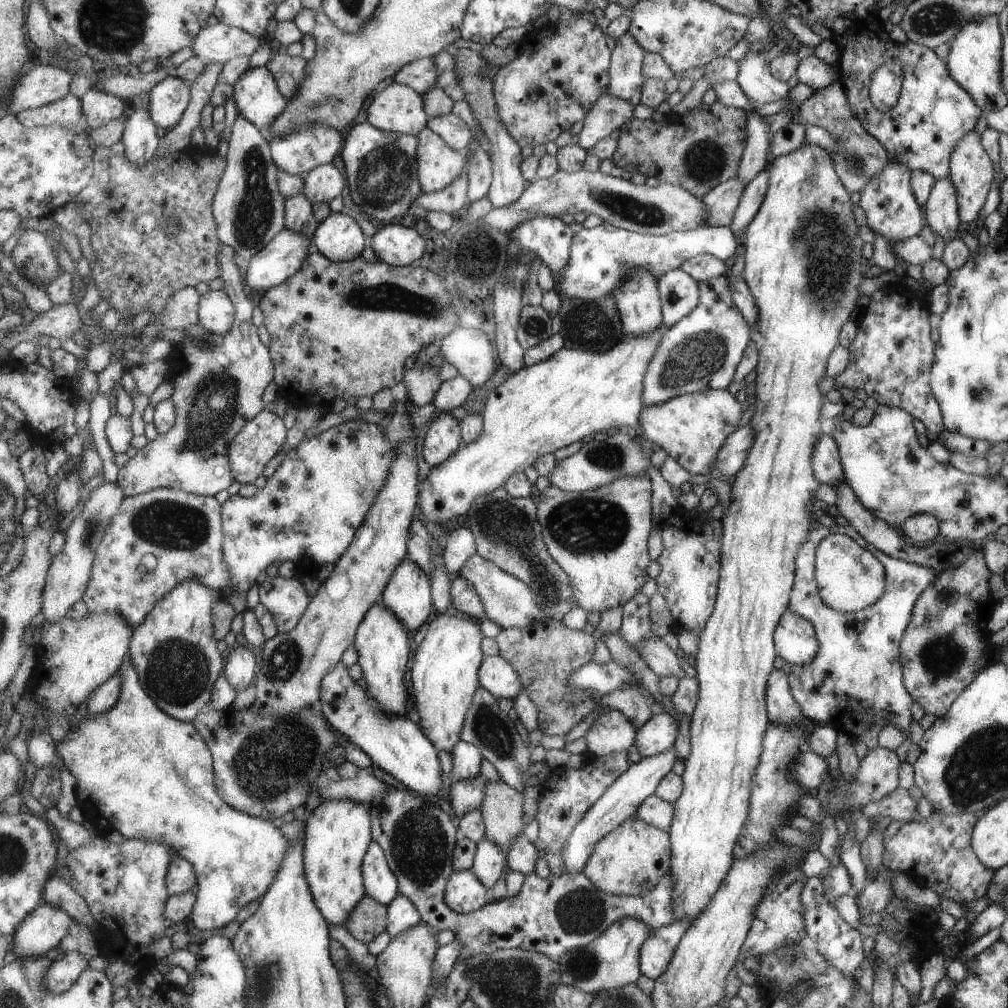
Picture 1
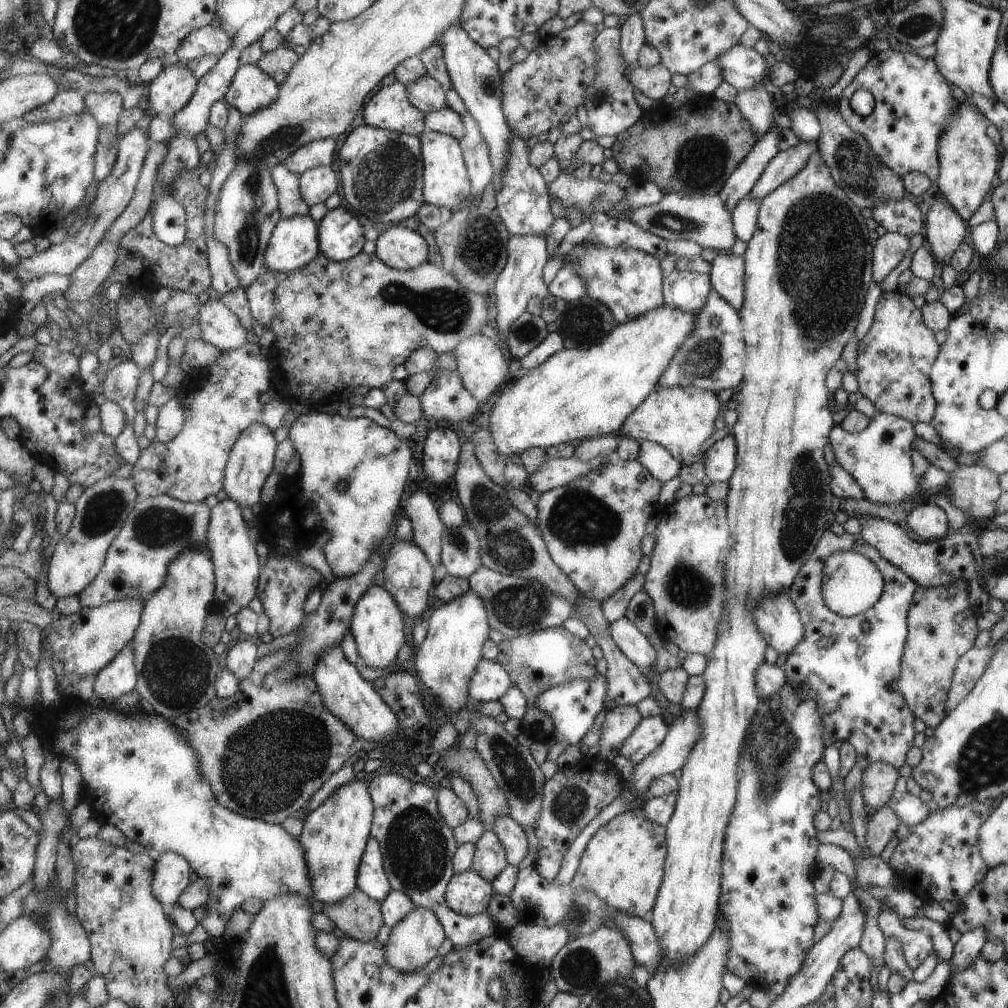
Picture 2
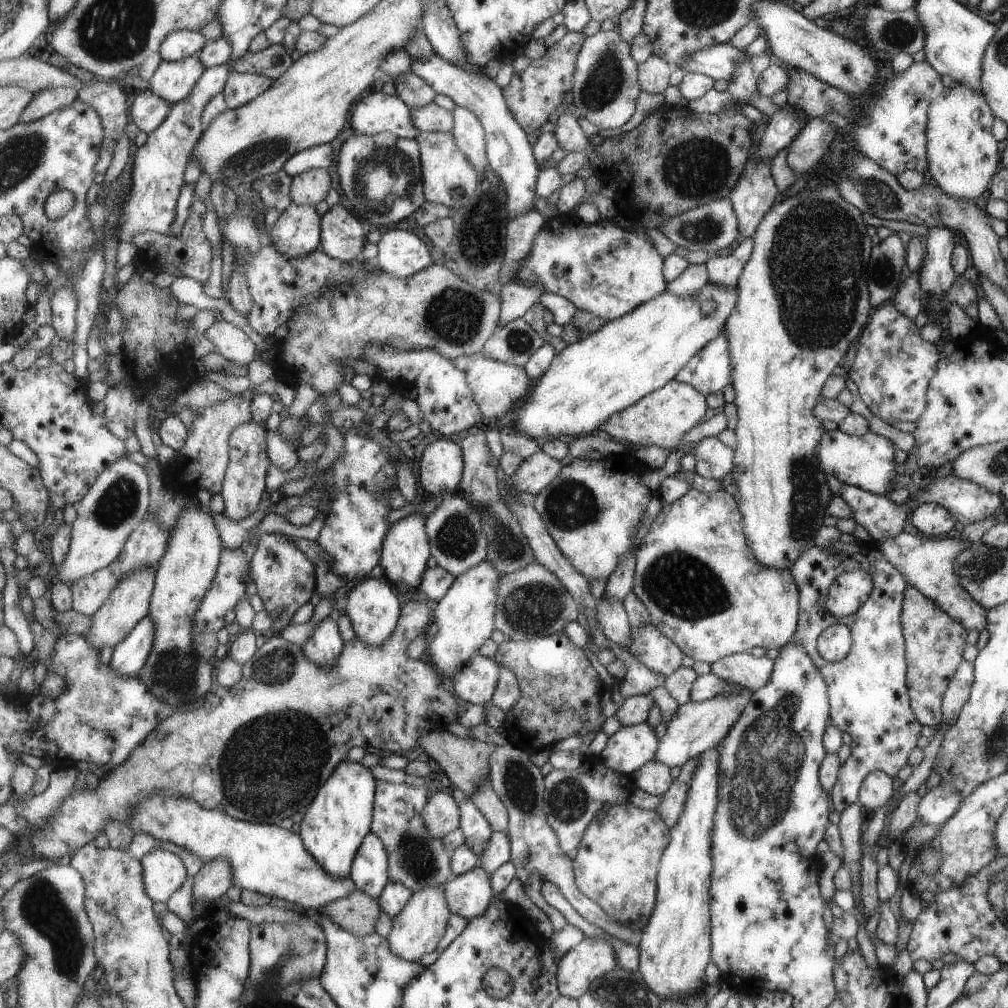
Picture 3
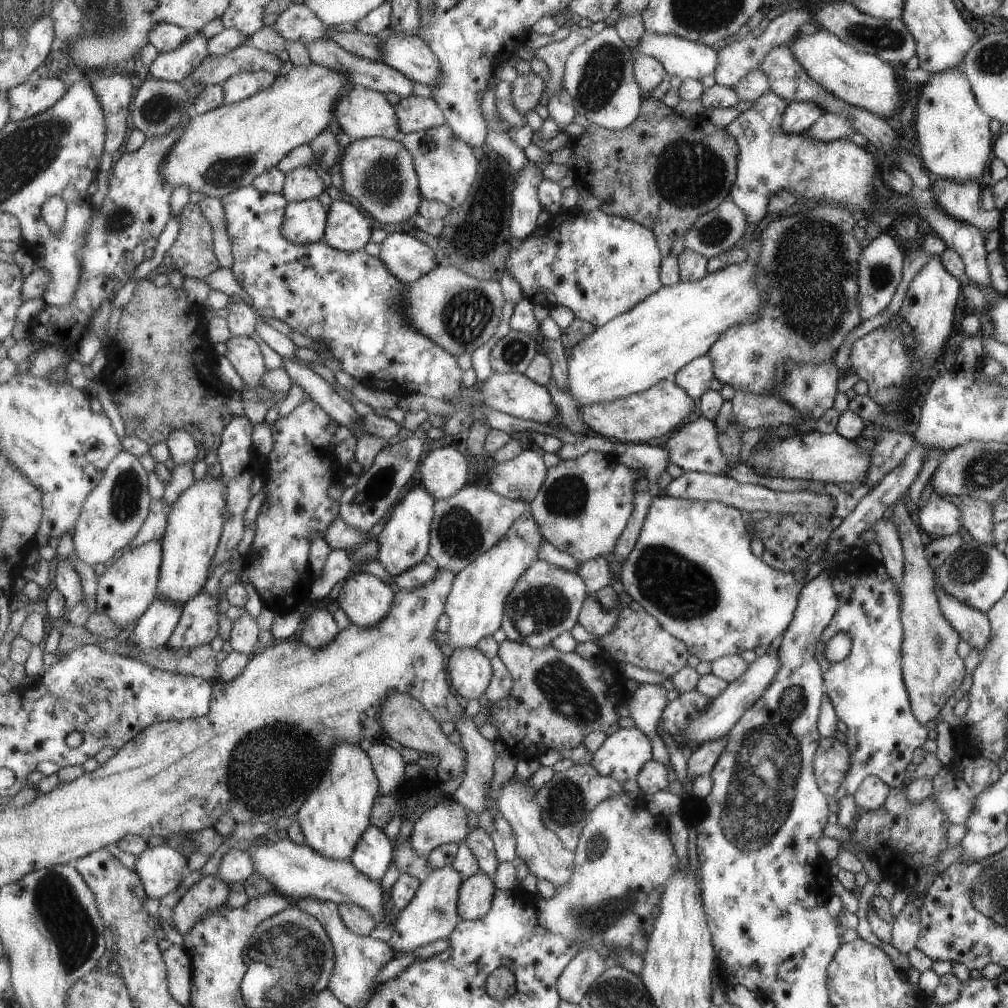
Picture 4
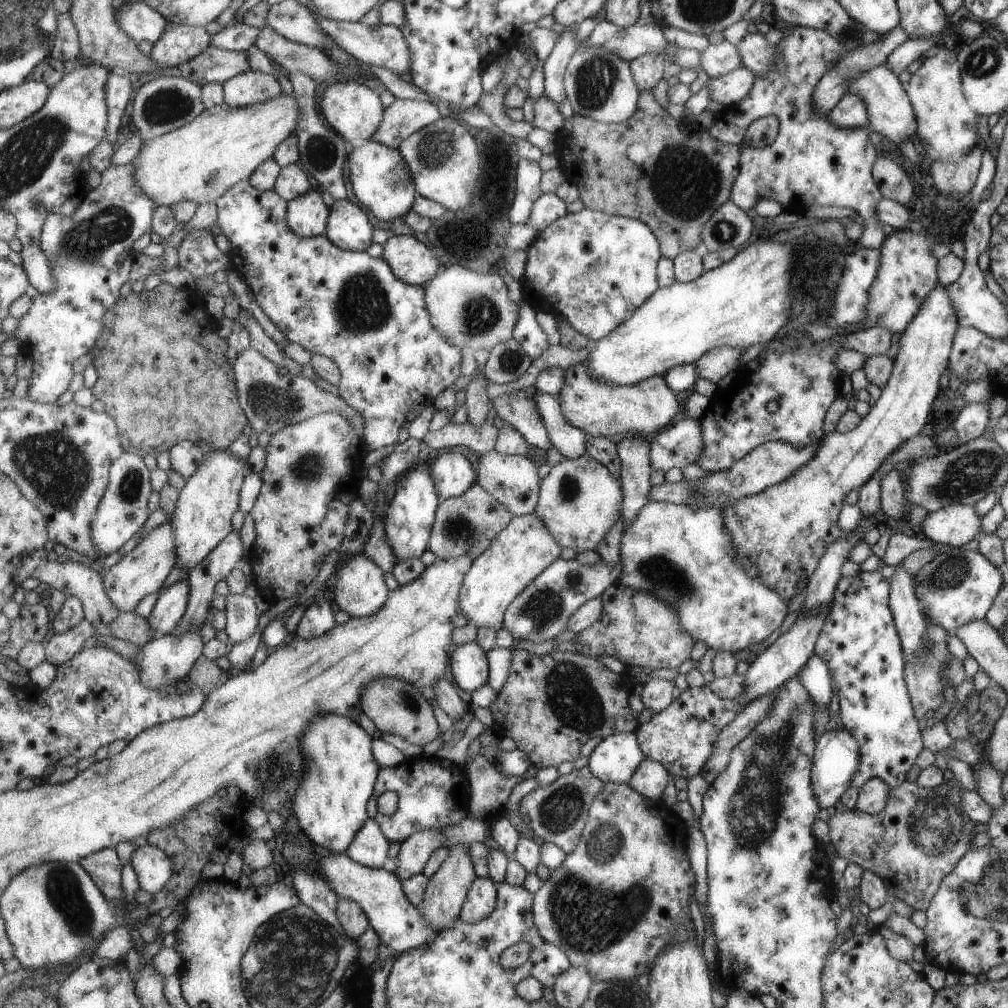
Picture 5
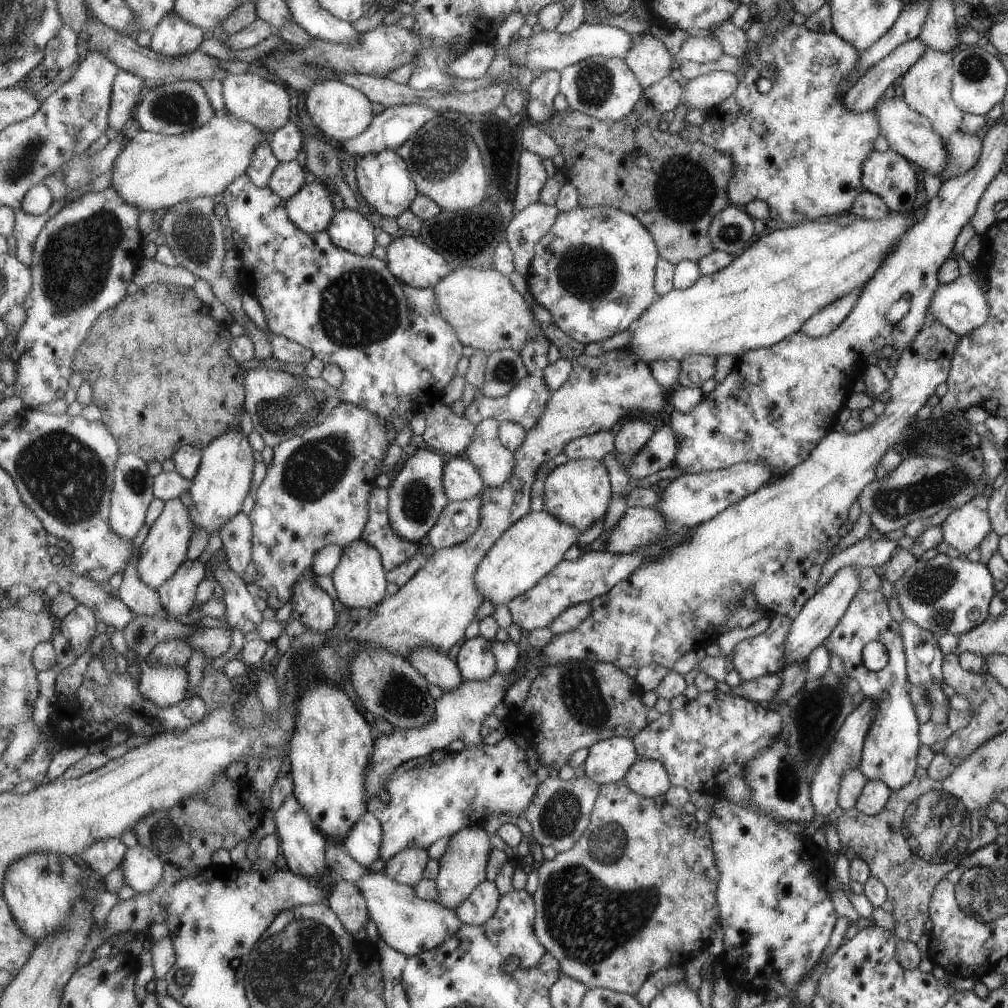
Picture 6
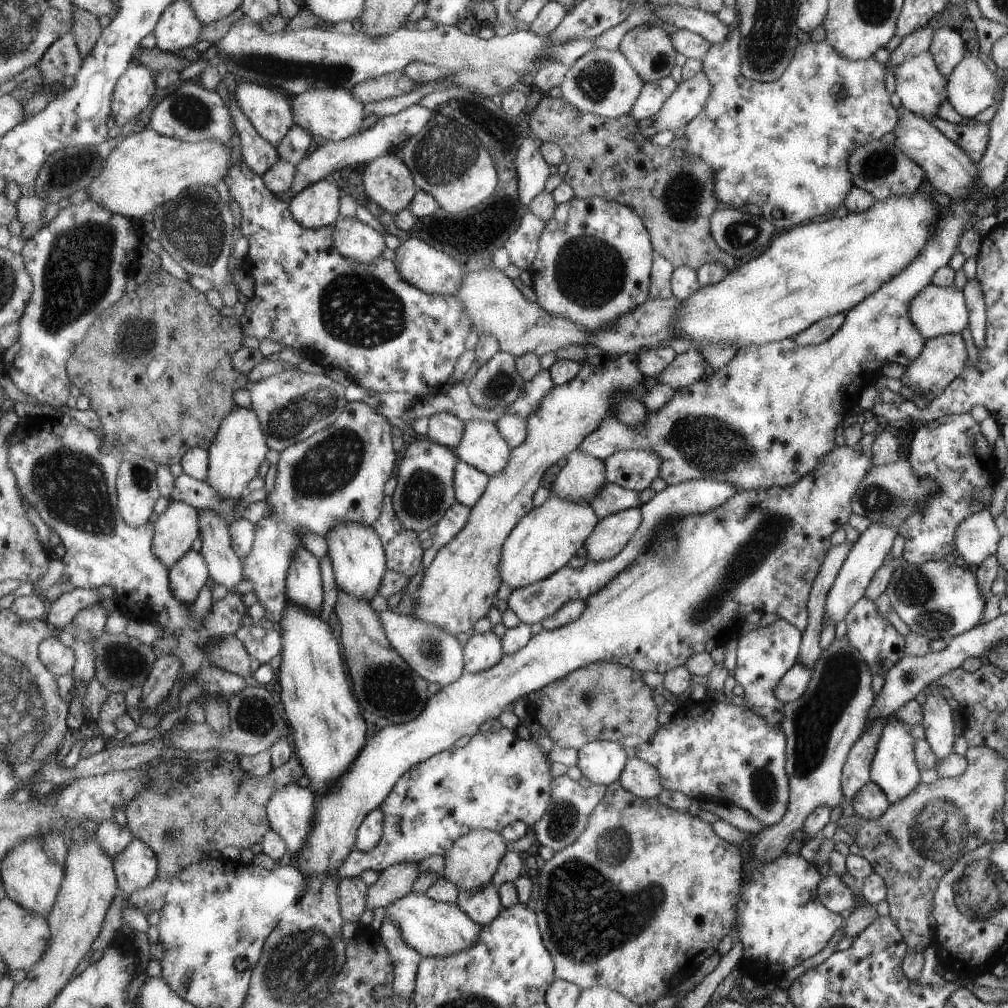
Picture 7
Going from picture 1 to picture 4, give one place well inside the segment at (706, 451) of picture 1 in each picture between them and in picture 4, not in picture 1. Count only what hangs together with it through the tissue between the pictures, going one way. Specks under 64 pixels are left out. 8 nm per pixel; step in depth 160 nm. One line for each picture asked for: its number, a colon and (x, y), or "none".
2: (679, 418)
3: (663, 417)
4: (657, 412)

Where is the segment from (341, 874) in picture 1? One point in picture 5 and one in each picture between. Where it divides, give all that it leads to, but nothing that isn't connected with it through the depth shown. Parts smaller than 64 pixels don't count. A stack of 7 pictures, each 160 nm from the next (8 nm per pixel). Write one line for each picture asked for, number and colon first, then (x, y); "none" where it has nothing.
2: (335, 835)
3: (334, 827)
4: (336, 815)
5: (332, 806)

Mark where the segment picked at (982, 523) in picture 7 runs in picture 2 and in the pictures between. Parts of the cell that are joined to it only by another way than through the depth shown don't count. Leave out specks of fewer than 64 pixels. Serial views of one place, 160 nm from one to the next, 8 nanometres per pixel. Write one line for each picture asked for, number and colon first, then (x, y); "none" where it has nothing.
2: (927, 520)
3: (931, 519)
4: (938, 517)
5: (954, 525)
6: (963, 529)

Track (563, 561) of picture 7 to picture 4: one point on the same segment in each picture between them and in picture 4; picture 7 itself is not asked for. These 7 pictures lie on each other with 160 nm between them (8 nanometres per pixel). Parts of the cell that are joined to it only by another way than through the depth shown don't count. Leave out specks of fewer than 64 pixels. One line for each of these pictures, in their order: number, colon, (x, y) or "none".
4: (476, 605)
5: (519, 553)
6: (533, 546)

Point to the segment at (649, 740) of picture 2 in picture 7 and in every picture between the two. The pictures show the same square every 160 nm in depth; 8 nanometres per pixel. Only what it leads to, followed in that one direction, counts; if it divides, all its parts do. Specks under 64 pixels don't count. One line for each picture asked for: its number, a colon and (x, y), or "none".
3: (631, 747)
4: (622, 755)
5: (615, 759)
6: (608, 761)
7: (602, 762)

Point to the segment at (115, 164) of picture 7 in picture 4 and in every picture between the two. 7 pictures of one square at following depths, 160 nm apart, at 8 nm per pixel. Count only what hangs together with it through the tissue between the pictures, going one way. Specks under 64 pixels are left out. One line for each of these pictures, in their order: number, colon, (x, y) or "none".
4: (225, 149)
5: (201, 161)
6: (154, 171)

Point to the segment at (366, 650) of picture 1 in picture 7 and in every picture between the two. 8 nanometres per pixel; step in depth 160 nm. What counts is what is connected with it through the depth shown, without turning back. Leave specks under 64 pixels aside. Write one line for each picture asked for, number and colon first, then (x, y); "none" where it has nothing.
2: (378, 625)
3: (374, 608)
4: (366, 599)
5: (360, 590)
6: (360, 580)
7: (358, 556)

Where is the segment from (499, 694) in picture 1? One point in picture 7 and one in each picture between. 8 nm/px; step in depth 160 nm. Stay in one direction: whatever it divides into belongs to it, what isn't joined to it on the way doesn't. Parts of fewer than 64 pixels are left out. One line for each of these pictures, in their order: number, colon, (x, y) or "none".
2: (491, 681)
3: (476, 683)
4: (471, 671)
5: (471, 668)
6: (477, 660)
7: (482, 651)

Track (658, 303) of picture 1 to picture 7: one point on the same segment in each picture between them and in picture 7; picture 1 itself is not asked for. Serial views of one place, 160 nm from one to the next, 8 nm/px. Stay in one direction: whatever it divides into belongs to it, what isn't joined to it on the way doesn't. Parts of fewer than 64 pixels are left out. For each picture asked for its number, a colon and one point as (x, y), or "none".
2: (607, 270)
3: (608, 270)
4: (599, 265)
5: (596, 268)
6: (595, 272)
7: (594, 266)

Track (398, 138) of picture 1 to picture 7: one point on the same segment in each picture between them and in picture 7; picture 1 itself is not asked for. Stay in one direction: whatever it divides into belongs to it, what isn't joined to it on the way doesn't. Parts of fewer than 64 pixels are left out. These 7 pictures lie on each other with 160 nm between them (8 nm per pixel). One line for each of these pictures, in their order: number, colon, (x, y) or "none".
2: (382, 171)
3: (383, 175)
4: (380, 173)
5: (381, 178)
6: (385, 180)
7: (388, 181)

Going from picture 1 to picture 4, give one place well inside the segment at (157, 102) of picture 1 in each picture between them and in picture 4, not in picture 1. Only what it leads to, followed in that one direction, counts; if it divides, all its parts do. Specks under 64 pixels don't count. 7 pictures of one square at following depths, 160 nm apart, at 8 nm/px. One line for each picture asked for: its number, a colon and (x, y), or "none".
2: (175, 85)
3: (172, 80)
4: (177, 65)

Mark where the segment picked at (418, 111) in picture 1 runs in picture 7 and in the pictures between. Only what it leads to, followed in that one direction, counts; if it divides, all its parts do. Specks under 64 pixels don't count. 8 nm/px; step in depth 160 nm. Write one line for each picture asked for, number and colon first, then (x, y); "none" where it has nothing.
2: (390, 108)
3: (375, 113)
4: (361, 112)
5: (355, 111)
6: (340, 111)
7: (336, 114)

